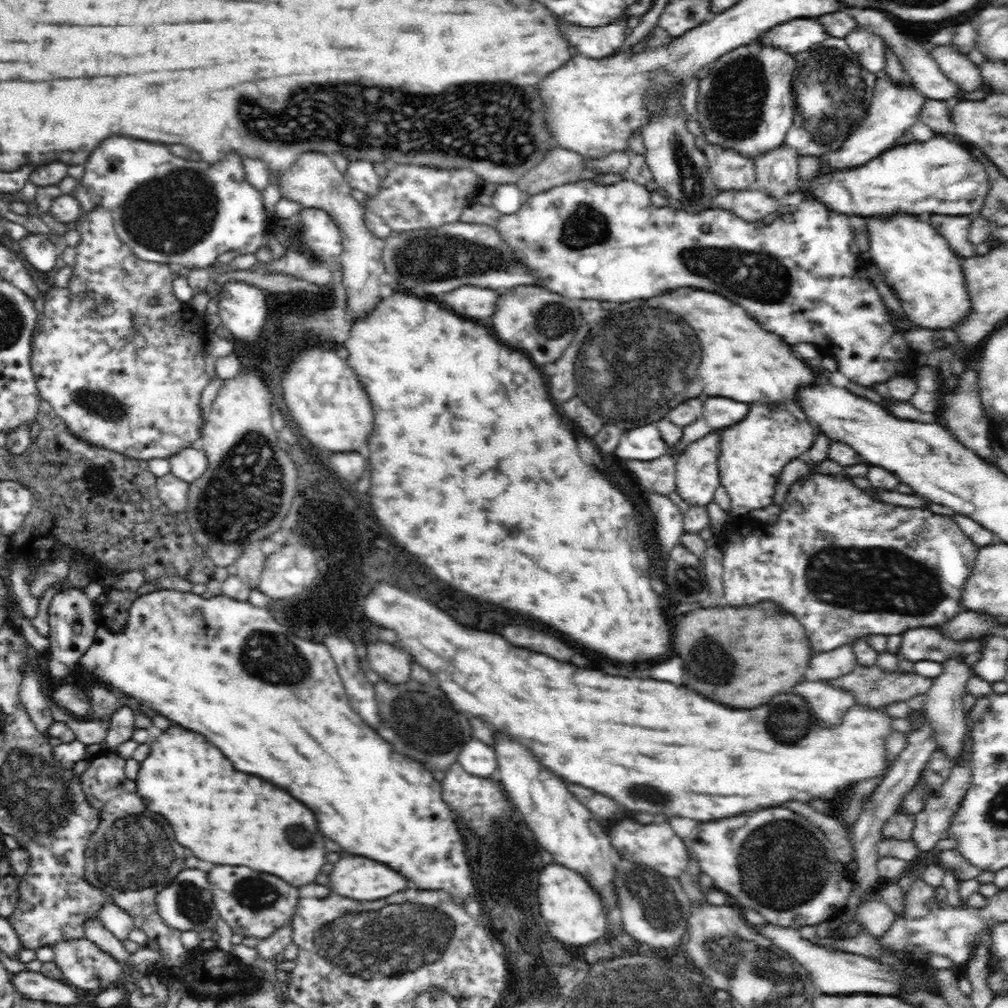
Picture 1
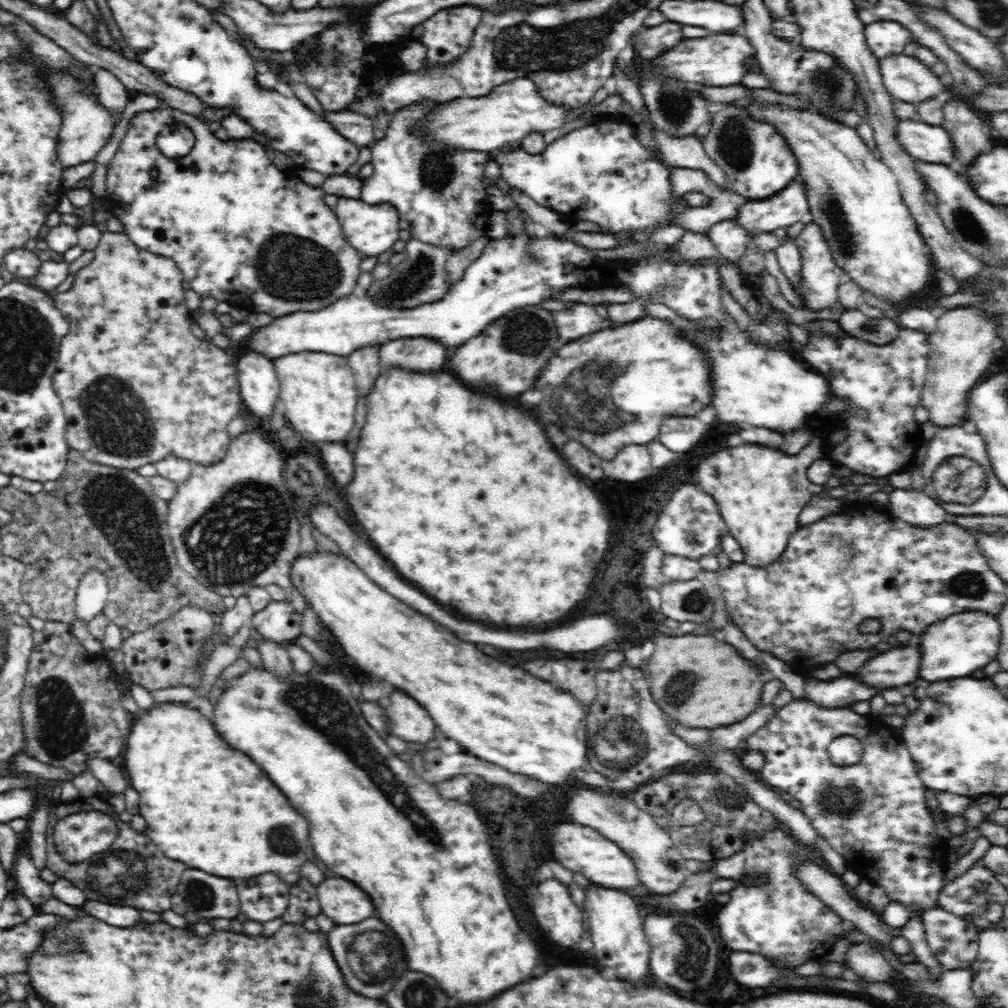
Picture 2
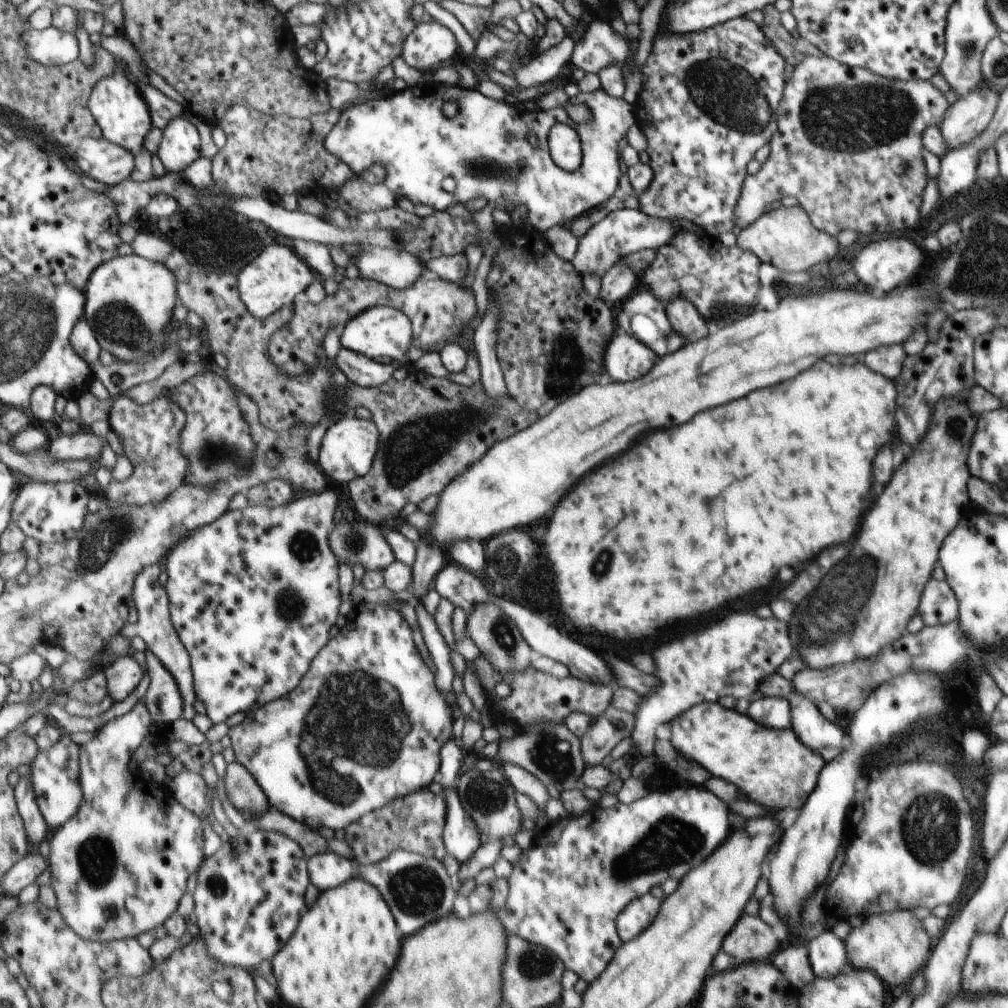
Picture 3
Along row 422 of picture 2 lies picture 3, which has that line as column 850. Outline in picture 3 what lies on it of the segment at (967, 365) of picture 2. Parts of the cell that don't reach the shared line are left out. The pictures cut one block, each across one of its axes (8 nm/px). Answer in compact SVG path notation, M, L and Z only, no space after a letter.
M909 909L880 912L865 919L862 926L851 928L850 936L845 940L849 967L875 971L886 982L900 986L908 982L918 968L922 968L930 956L930 936L923 922Z

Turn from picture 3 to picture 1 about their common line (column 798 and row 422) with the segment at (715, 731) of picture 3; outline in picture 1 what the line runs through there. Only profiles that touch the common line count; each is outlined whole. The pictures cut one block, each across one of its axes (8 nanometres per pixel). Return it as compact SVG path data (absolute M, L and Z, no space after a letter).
M752 404L748 416L740 424L734 424L721 432L719 481L729 494L730 514L734 517L746 516L752 510L773 504L776 482L784 466L808 452L812 444L814 428L808 422L796 420L782 406Z

